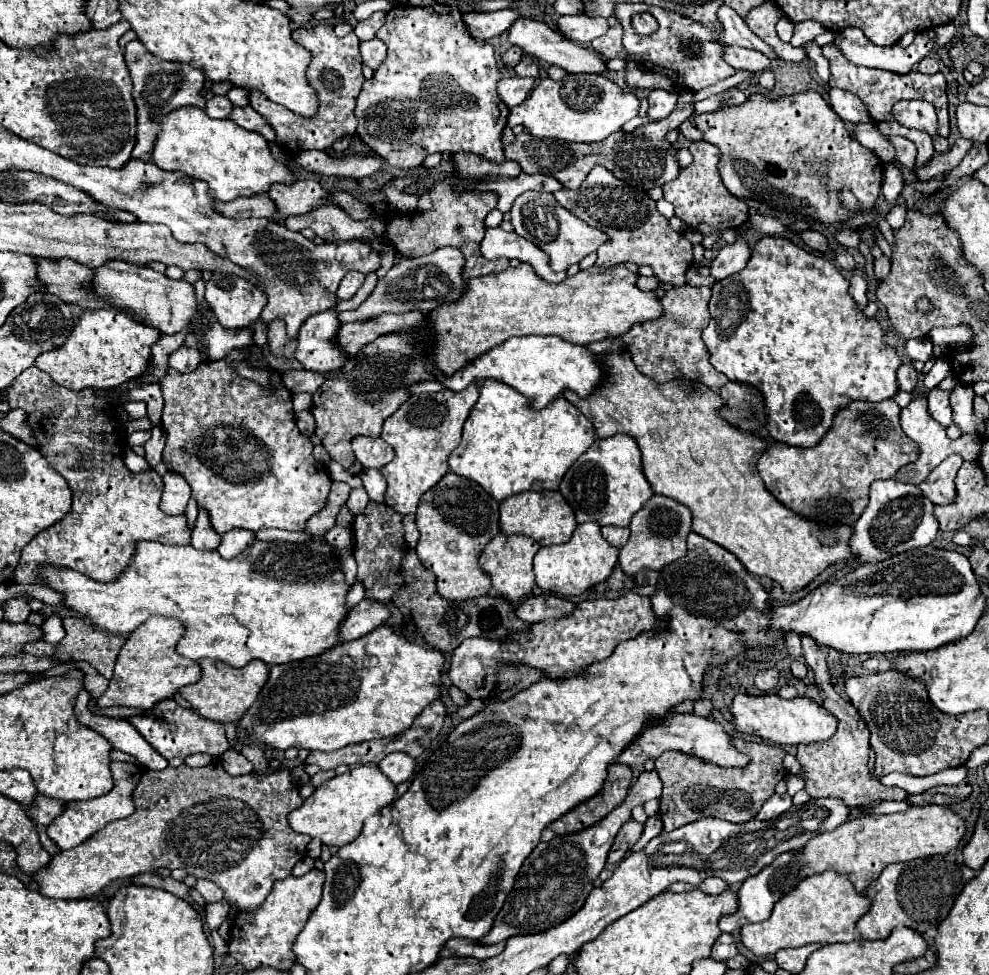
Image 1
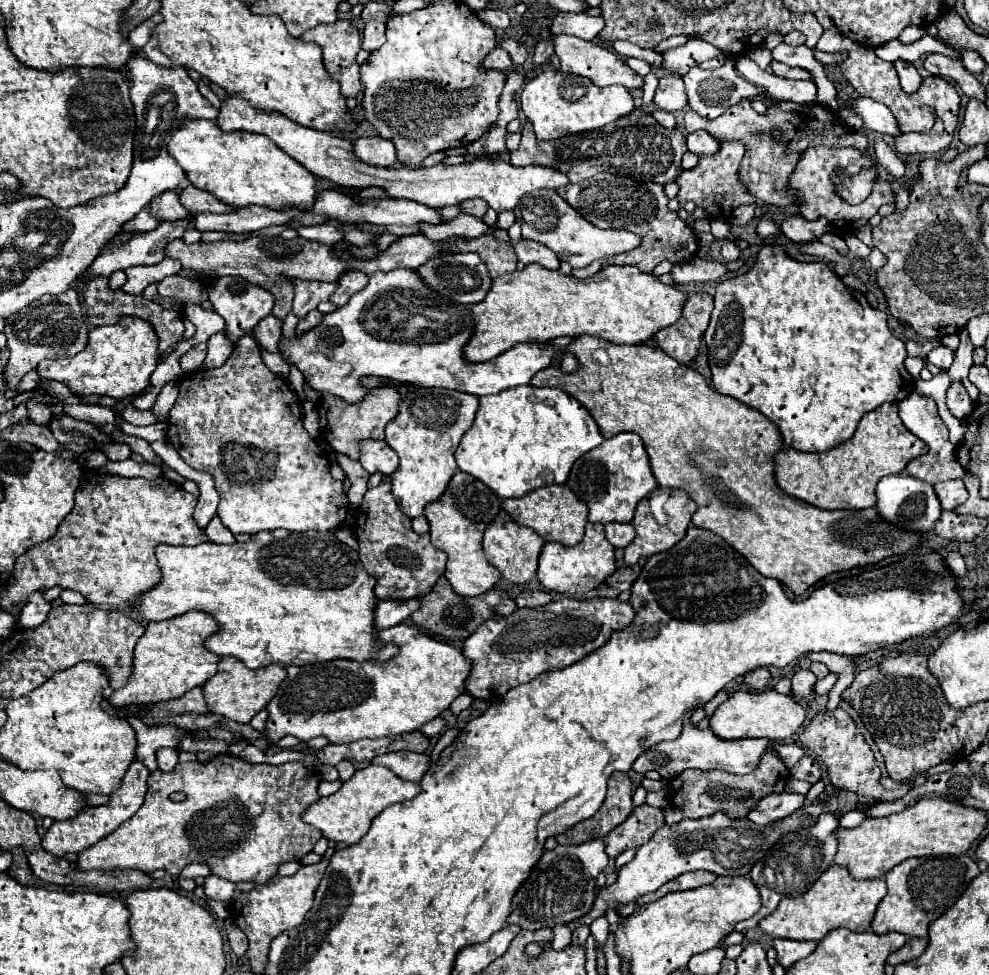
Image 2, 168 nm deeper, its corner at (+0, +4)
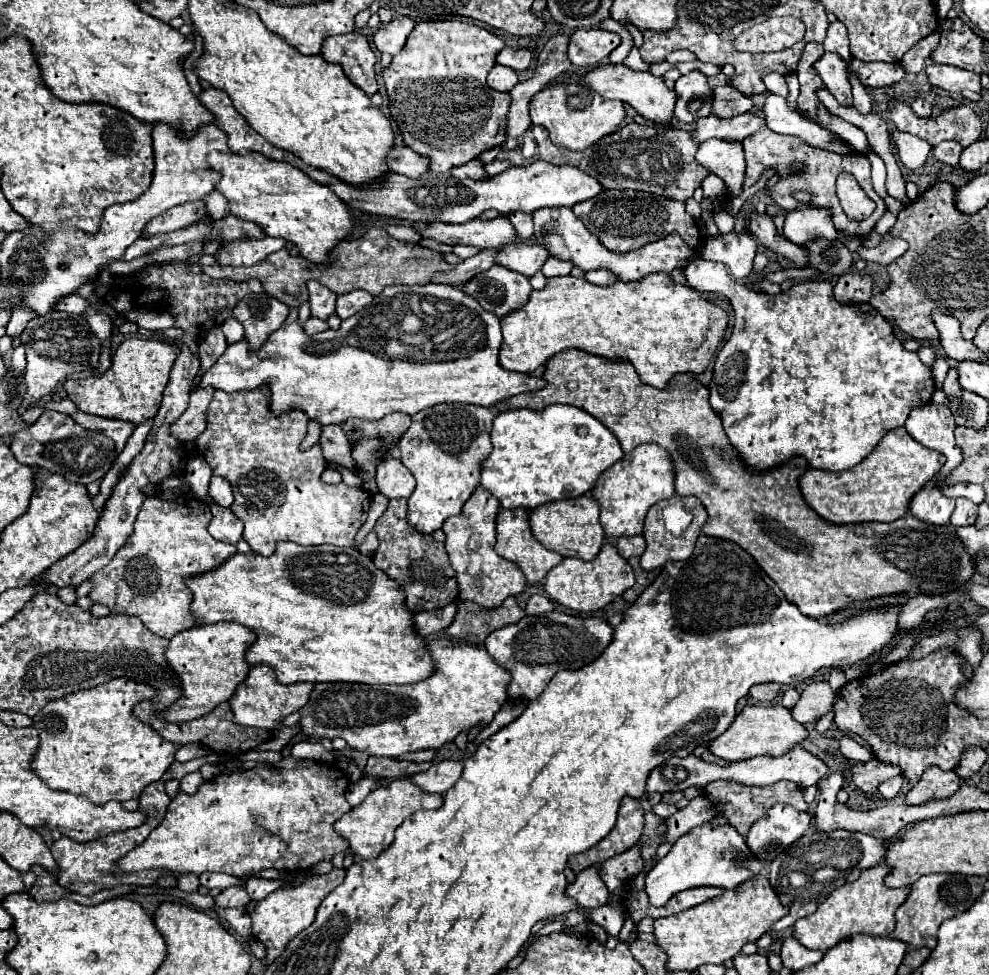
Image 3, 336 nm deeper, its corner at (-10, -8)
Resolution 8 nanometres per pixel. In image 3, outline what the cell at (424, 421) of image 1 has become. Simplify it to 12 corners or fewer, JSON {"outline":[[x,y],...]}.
{"outline":[[443,403],[399,441],[417,479],[407,517],[461,513],[493,449],[491,409]]}

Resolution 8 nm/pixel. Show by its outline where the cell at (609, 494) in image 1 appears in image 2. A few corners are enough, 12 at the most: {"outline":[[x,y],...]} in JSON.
{"outline":[[617,433],[571,467],[591,523],[631,523],[657,489],[637,433]]}

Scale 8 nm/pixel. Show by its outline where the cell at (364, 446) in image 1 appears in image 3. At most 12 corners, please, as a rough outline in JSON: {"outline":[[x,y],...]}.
{"outline":[[399,459],[377,467],[377,487],[389,499],[407,499],[415,477]]}

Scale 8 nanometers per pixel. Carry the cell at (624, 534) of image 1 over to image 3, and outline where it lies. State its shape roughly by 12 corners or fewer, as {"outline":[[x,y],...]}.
{"outline":[[643,535],[621,537],[617,551],[625,559],[643,555]]}

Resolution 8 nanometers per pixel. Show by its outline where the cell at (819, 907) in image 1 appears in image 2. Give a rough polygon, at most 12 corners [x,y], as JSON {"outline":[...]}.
{"outline":[[831,865],[761,919],[765,935],[821,941],[867,931],[883,879]]}

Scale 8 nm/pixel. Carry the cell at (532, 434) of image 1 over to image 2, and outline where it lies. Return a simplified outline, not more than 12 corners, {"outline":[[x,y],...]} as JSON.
{"outline":[[557,387],[479,397],[455,459],[499,497],[603,441]]}

